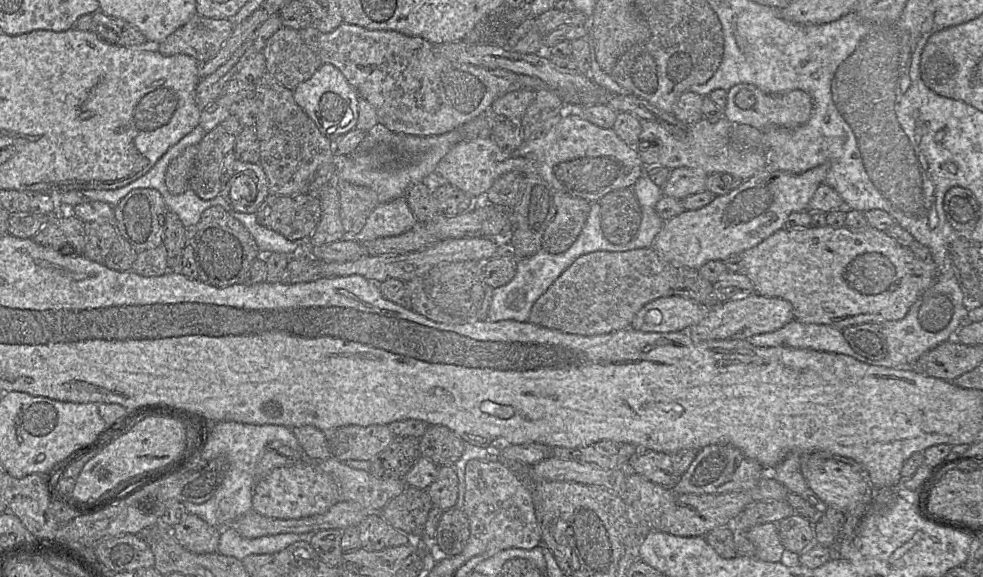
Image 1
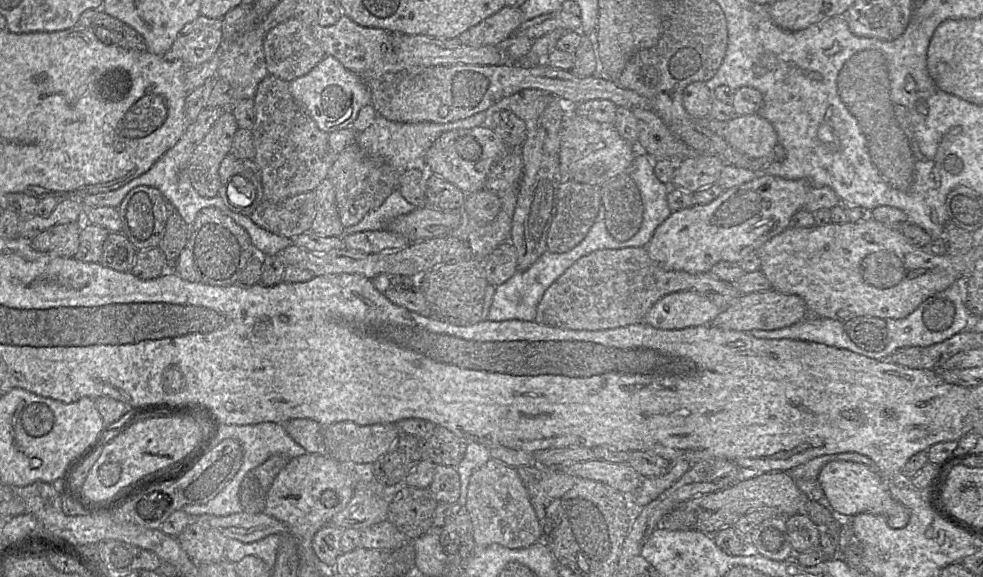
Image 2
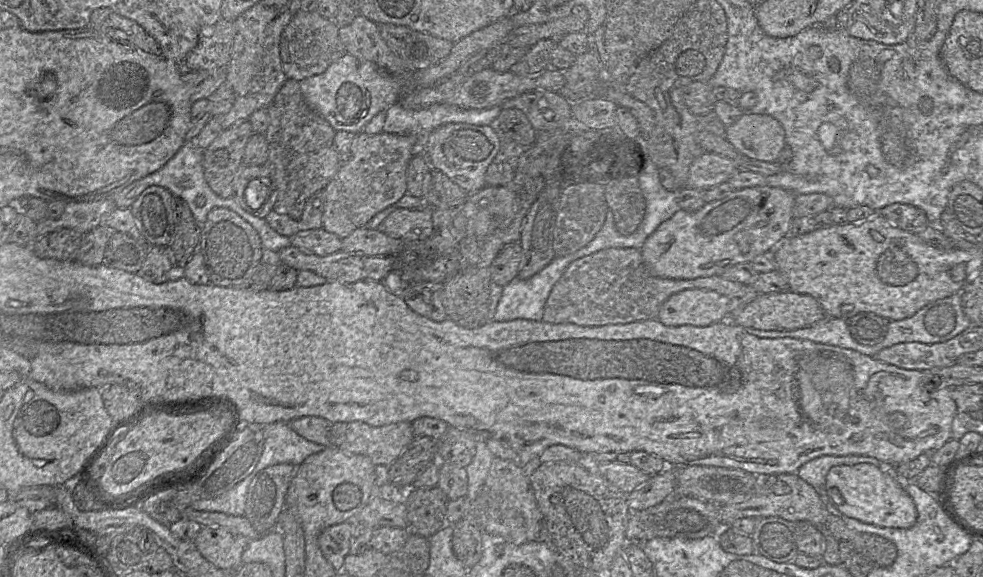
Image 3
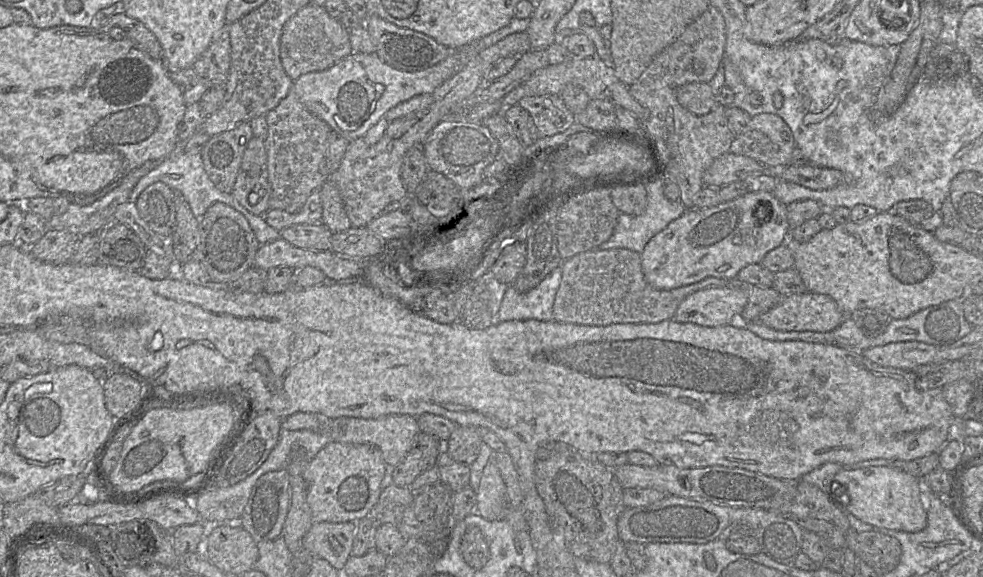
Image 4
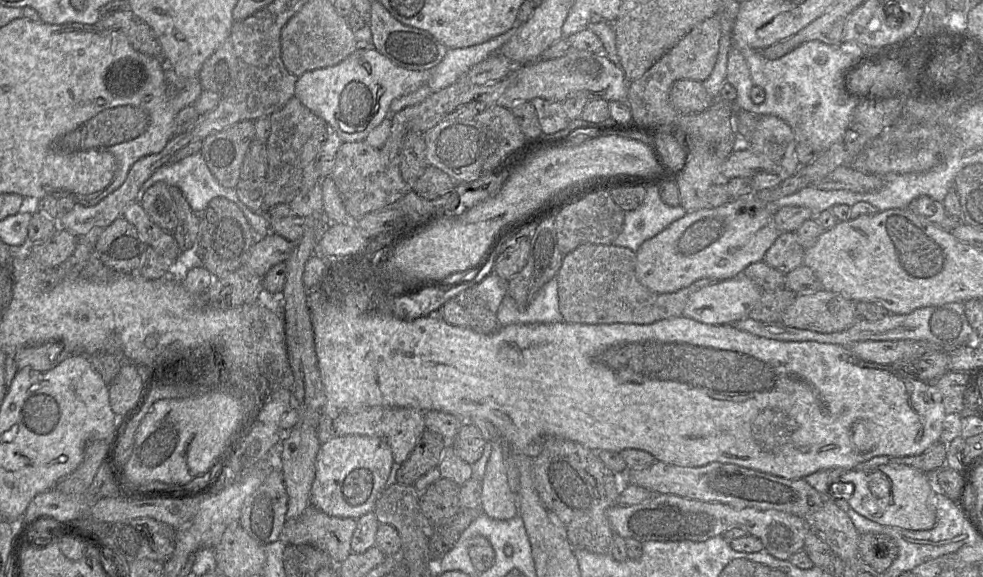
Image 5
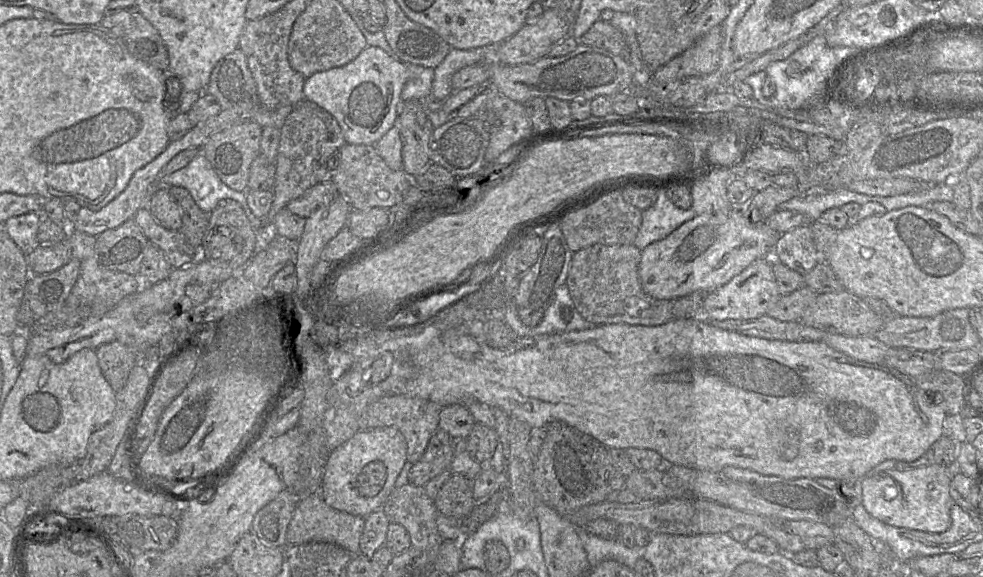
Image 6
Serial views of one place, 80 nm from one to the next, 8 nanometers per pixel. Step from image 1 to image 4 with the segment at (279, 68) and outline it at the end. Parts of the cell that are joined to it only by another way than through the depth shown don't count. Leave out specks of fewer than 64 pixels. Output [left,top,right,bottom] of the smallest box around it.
[280,3,351,81]

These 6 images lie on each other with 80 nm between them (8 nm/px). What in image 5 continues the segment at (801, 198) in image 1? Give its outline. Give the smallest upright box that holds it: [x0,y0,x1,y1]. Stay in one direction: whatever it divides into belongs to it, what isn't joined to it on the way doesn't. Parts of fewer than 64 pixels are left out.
[635,193,780,294]

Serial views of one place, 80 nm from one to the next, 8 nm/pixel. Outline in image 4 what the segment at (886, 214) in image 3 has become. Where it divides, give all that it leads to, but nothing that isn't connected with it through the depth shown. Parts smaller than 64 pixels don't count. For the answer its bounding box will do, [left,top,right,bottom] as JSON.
[887,199,943,233]

